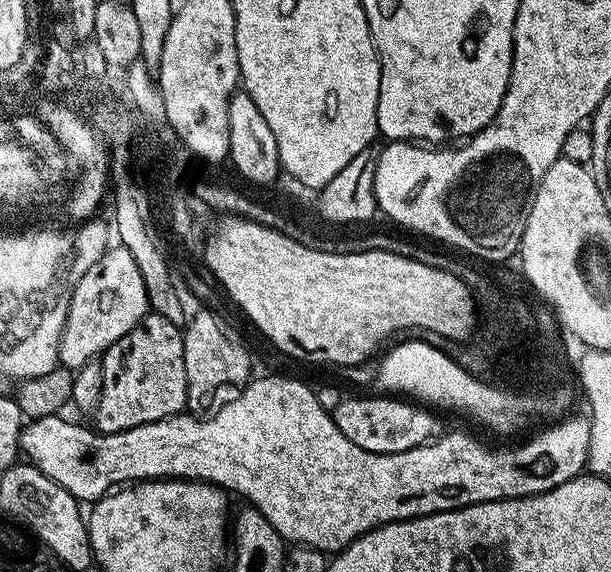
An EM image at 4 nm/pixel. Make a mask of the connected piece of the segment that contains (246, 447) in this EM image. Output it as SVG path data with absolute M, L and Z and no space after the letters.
M264 376L261 380L256 378L245 384L241 388L238 398L234 398L234 402L222 406L222 410L218 410L218 414L203 418L191 414L167 416L158 422L146 422L142 426L134 426L130 430L122 430L121 432L101 432L92 426L83 428L82 425L75 424L72 420L63 420L63 415L60 414L38 418L31 421L21 432L20 451L35 468L42 470L42 474L46 474L46 478L58 482L58 486L65 488L75 500L81 502L101 500L109 492L141 480L200 480L204 484L214 484L229 494L237 492L244 499L244 502L257 508L263 514L266 522L270 522L270 526L274 526L274 530L278 530L280 537L289 545L317 548L322 553L335 554L341 552L348 544L353 544L358 537L364 536L370 530L380 528L384 524L393 524L399 520L413 520L419 516L429 516L439 512L452 512L456 508L474 506L482 502L517 500L523 496L537 496L562 486L562 482L570 482L575 476L581 475L585 471L588 451L590 450L590 426L592 425L592 421L587 415L574 415L549 423L545 427L548 428L545 432L540 432L537 436L530 437L525 444L516 444L513 448L491 448L490 445L483 444L478 437L471 436L468 432L445 431L435 440L430 440L427 444L418 446L414 450L402 450L394 454L378 454L370 450L362 450L362 446L354 446L354 442L350 442L350 438L346 438L346 434L342 434L342 430L338 430L338 426L332 421L331 412L320 407L315 391L311 387L308 389L302 381L287 380L284 376Z

